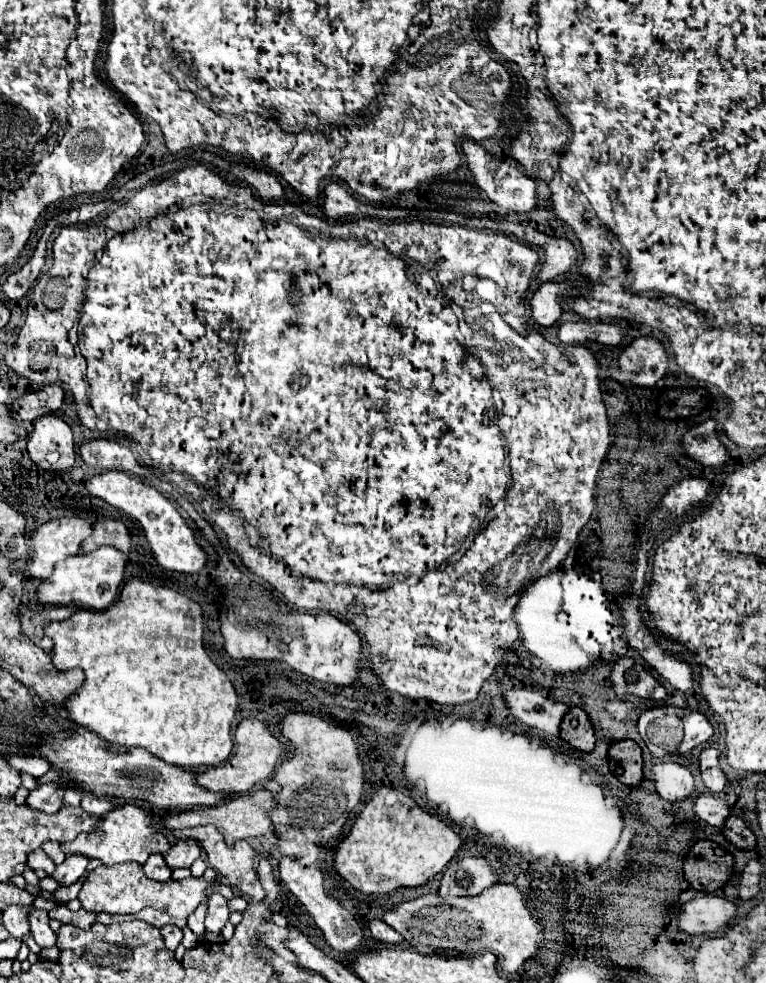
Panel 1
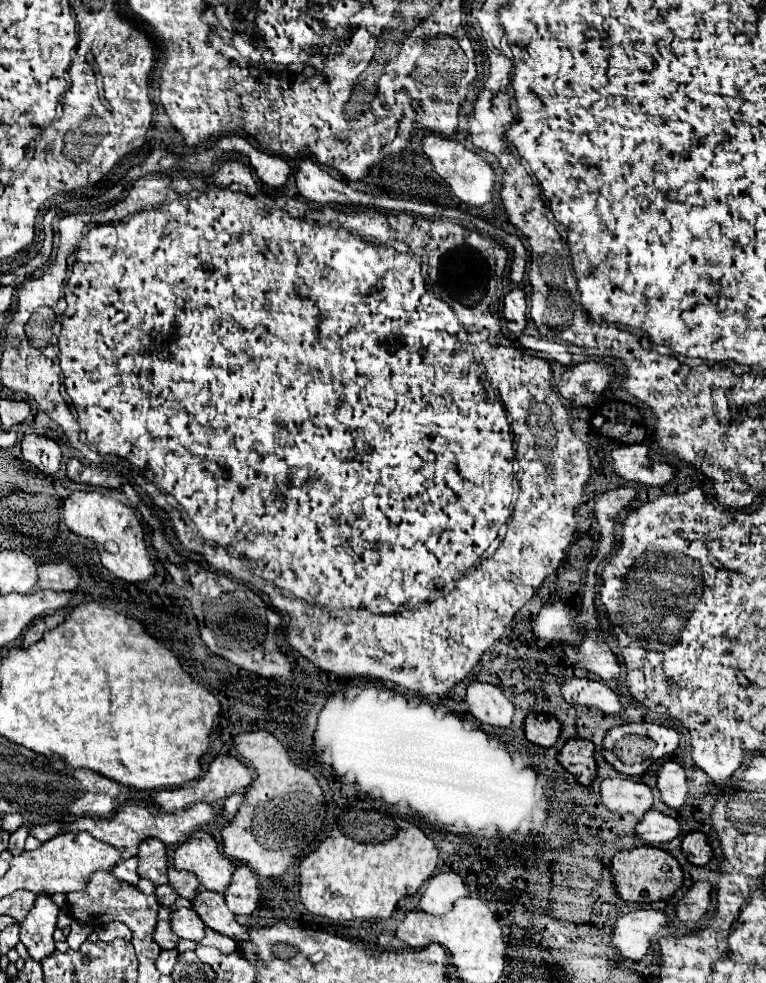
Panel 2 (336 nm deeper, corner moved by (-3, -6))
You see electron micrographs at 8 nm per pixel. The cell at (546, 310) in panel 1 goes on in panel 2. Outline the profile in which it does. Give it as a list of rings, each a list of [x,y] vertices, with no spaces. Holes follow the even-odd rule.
[[[514,288],[504,296],[502,316],[506,320],[506,328],[512,334],[522,334],[526,328],[526,294],[522,288]]]

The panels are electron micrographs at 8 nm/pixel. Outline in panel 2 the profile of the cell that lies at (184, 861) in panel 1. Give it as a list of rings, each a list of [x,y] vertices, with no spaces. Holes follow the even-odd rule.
[[[146,838],[138,846],[138,876],[148,878],[154,886],[166,884],[168,876],[168,854],[158,838]]]

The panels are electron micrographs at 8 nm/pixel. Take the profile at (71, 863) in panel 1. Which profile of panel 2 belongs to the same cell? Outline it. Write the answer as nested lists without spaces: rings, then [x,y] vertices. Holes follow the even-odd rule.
[[[44,894],[36,896],[36,906],[32,914],[20,924],[20,942],[26,946],[28,954],[34,960],[52,954],[54,950],[54,930],[56,930],[58,906]]]

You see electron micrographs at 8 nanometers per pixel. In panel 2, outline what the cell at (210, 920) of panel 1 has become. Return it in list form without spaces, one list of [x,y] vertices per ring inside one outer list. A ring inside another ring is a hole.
[[[178,908],[172,914],[170,928],[178,938],[186,938],[194,942],[204,938],[204,922],[200,922],[200,916],[190,908]]]

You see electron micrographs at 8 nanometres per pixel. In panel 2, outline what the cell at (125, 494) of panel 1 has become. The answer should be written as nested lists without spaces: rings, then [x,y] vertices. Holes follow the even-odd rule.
[[[76,490],[72,492],[62,506],[64,524],[76,536],[90,538],[96,544],[102,566],[124,582],[140,582],[154,576],[154,564],[148,556],[146,542],[142,536],[142,526],[134,510],[110,496],[104,496],[96,490]]]

